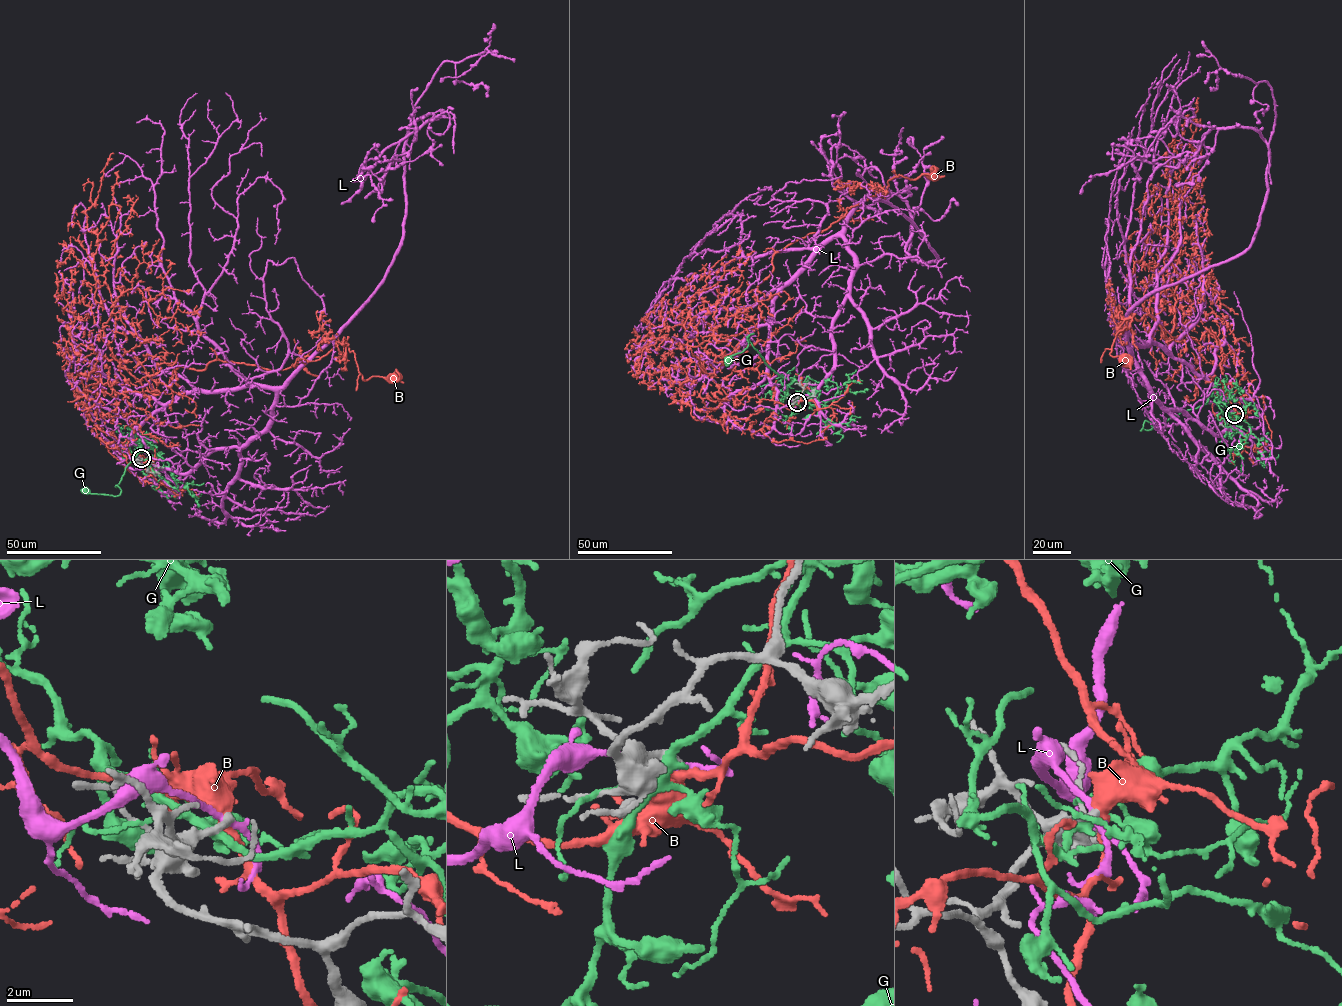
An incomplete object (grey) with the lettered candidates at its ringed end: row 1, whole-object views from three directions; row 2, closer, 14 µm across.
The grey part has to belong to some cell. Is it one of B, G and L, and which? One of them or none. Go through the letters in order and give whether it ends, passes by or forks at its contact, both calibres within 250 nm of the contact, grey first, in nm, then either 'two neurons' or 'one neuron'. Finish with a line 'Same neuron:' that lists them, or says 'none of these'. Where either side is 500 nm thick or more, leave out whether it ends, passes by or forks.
B: it forks; calibres 240 and 360 nm; two neurons
G: it forks; calibres 360 and 240 nm; two neurons
L: it passes by; calibres 240 and 170 nm; two neurons
Same neuron: none of these

